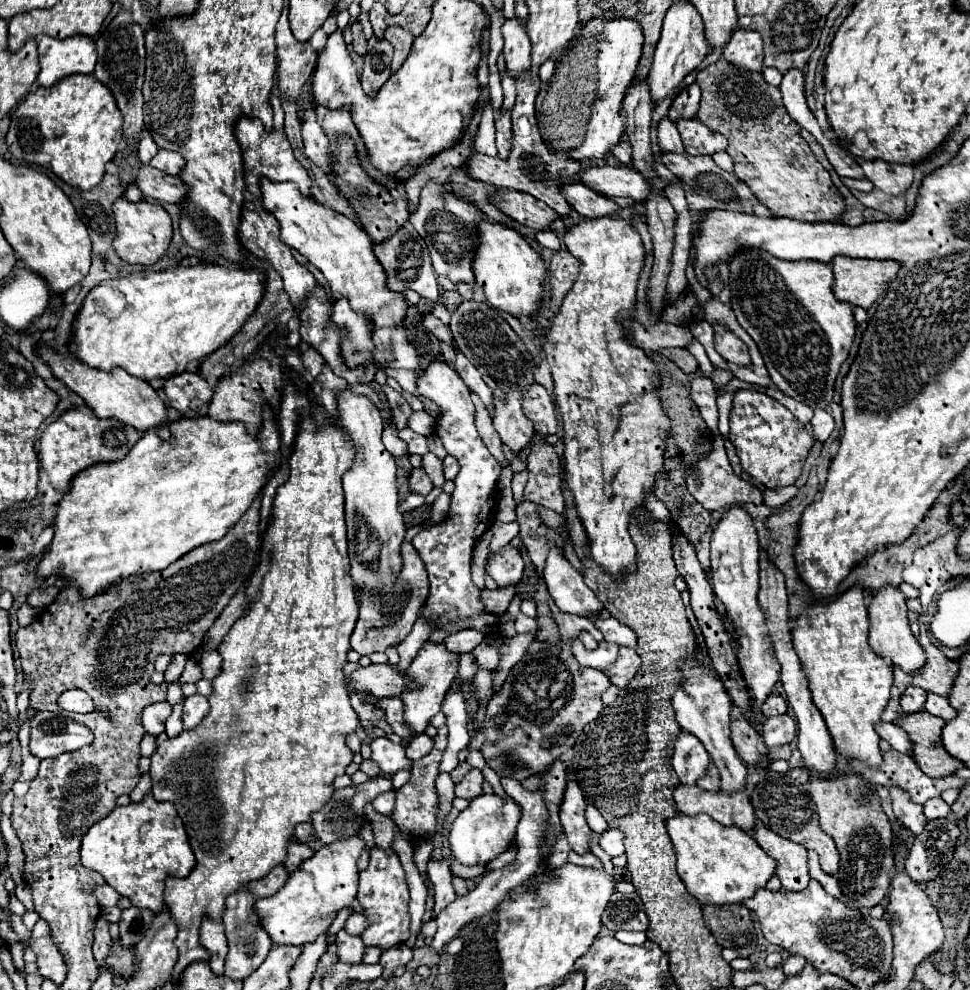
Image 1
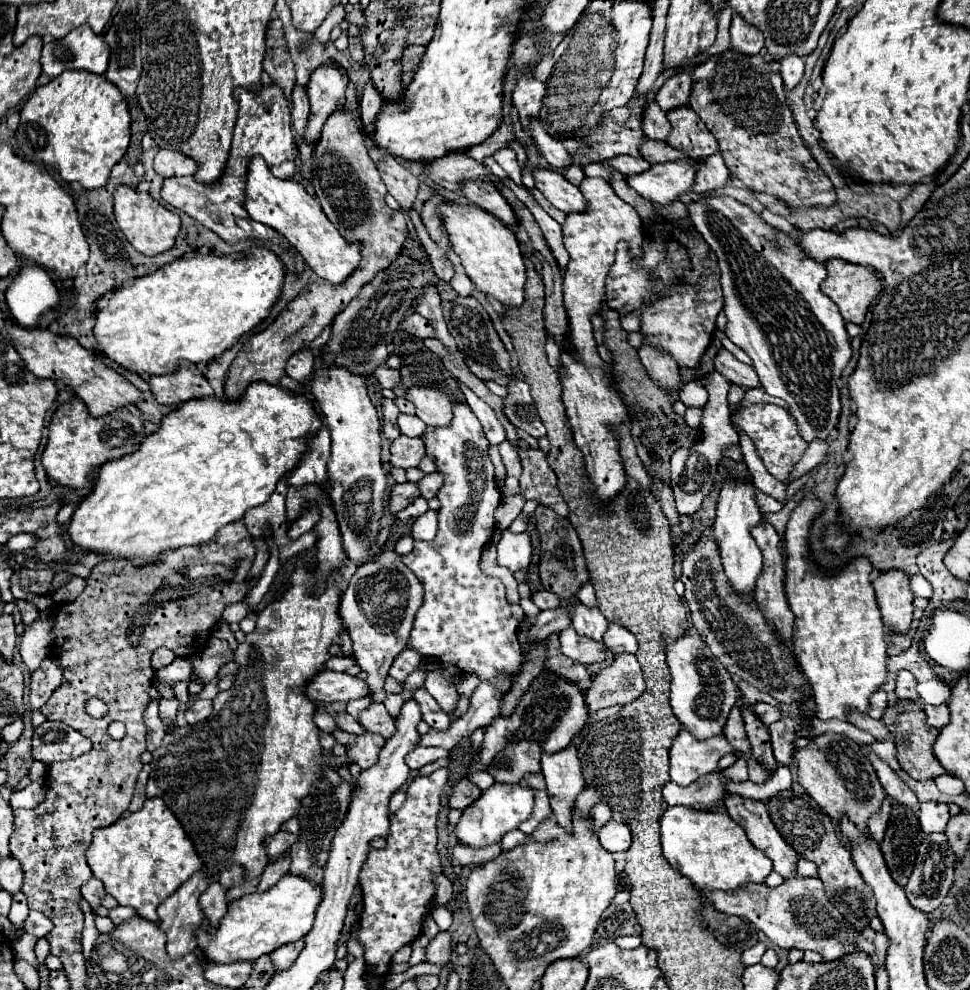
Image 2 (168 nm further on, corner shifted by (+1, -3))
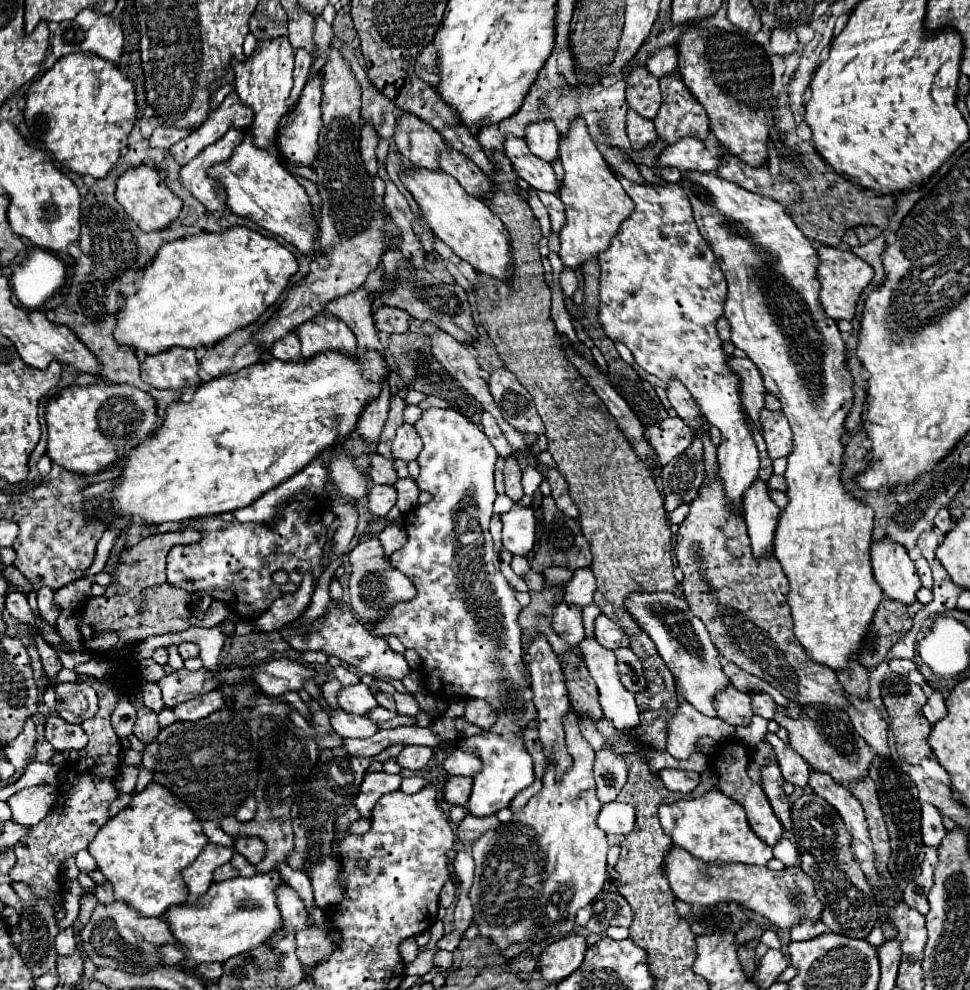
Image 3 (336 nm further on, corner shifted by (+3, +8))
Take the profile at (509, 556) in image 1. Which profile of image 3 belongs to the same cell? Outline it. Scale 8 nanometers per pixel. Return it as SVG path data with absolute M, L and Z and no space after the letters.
M514 503L510 511L506 511L506 513L500 515L500 519L504 523L504 529L502 529L502 545L510 553L514 553L514 555L528 555L532 551L532 547L534 547L534 527L536 527L536 519L534 519L532 507Z

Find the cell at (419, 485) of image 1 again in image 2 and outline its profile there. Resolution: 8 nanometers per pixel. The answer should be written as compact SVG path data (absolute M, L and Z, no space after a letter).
M404 482L404 484L396 484L390 490L390 500L388 500L388 510L390 512L400 512L404 510L408 504L412 504L416 498L420 498L420 490L416 482Z

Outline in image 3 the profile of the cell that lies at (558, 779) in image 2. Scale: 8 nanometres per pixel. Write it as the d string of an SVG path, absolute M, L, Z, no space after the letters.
M536 633L534 639L530 641L528 653L526 653L526 661L528 661L528 671L532 677L532 691L534 691L534 705L538 709L538 729L540 729L540 741L544 747L546 757L552 757L556 761L556 775L562 777L570 765L572 765L572 757L564 745L564 725L562 725L562 715L570 709L570 701L568 701L568 691L566 691L566 679L562 673L562 665L556 657L556 653L552 651L548 639L542 633Z

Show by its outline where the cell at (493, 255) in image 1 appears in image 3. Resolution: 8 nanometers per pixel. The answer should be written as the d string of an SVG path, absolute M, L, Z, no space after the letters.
M412 167L404 169L400 173L400 179L404 187L412 193L414 201L418 203L422 221L438 239L442 239L460 259L468 261L480 273L498 279L508 279L512 261L508 231L504 229L502 221L478 197L468 195L456 179L452 179L440 169L430 171Z

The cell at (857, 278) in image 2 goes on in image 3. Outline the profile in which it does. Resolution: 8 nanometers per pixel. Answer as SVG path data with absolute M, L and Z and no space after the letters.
M822 245L818 247L818 259L820 259L820 265L816 269L816 279L820 281L822 289L820 289L820 303L826 311L826 315L830 319L846 319L846 321L852 321L854 313L856 313L856 303L858 303L858 297L860 293L864 291L864 287L870 283L874 271L872 267L862 261L860 257L856 257L854 253L850 251L840 251L840 249L834 249L834 247L828 247L828 245Z

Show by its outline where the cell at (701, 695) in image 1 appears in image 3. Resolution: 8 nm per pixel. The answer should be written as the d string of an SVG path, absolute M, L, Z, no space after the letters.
M666 591L634 593L624 599L624 605L626 611L640 625L640 629L654 641L660 657L674 673L676 687L678 691L682 691L684 699L690 705L694 705L700 713L716 717L712 697L716 695L716 691L724 689L724 685L730 683L730 679L722 671L722 665L718 661L718 649L710 641L704 623L690 611L686 597L676 593L666 593Z

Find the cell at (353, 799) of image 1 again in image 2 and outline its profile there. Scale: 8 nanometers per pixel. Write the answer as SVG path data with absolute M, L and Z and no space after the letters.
M278 832L274 836L268 836L266 838L266 848L268 848L268 856L270 860L276 858L276 854L284 854L290 850L290 846L296 842L296 834L290 834L290 832Z

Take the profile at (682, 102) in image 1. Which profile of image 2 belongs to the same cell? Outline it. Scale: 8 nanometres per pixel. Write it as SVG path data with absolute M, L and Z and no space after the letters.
M678 74L660 88L660 92L656 94L656 102L664 112L670 112L678 106L686 106L690 92L692 92L690 74Z

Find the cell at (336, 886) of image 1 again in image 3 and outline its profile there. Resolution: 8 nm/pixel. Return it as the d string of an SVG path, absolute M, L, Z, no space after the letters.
M256 873L252 877L234 877L212 887L194 905L174 905L164 917L176 943L160 947L162 965L194 969L200 963L226 961L234 955L250 951L266 941L282 927L282 915L276 905L276 885L280 873Z

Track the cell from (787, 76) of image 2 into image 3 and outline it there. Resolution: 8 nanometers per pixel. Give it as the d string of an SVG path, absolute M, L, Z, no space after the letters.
M774 29L772 37L770 37L770 51L774 55L790 55L796 51L798 39L794 31L782 31L782 29Z

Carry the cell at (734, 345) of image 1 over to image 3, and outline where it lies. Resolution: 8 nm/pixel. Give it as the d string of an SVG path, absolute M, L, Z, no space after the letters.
M732 357L730 359L730 369L740 377L744 409L746 409L748 417L752 419L754 429L758 433L762 433L760 411L764 409L764 395L766 395L766 387L762 383L762 375L760 375L758 367L750 359L736 359L736 357Z

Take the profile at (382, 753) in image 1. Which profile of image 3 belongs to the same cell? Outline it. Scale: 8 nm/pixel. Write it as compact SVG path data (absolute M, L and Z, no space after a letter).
M340 707L330 709L330 725L334 727L334 731L348 739L366 739L372 737L374 733L378 733L378 725L366 717L358 717L358 715L350 715L348 711L340 711Z

